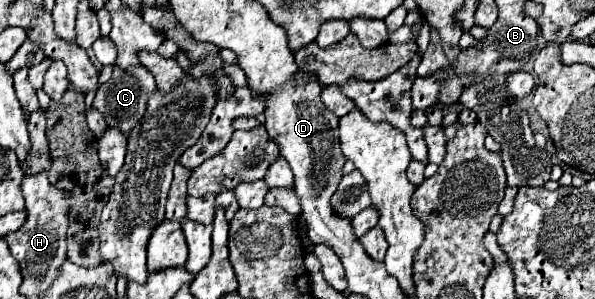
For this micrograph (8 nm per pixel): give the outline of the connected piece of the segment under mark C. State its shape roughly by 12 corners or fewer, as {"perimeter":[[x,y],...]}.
{"perimeter":[[114,67],[94,107],[124,135],[156,91],[146,67]]}

